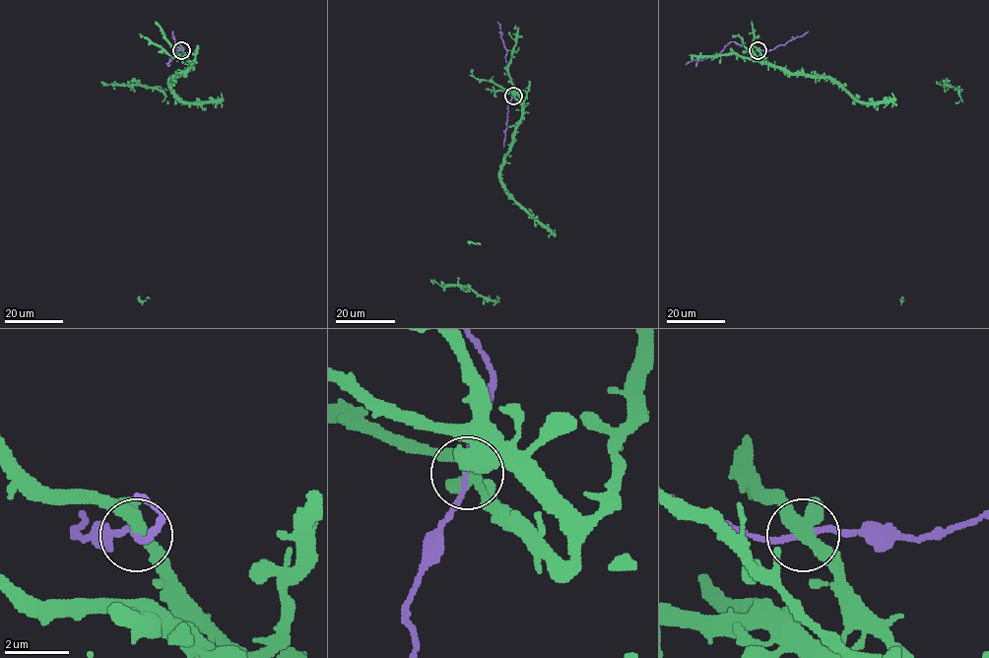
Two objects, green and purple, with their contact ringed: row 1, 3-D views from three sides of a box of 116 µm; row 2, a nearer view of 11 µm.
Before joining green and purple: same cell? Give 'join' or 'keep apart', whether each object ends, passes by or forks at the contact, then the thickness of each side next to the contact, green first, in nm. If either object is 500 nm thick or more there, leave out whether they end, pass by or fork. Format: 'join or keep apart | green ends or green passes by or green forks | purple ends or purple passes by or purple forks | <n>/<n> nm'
join | green forks | purple passes by | 400/150 nm

